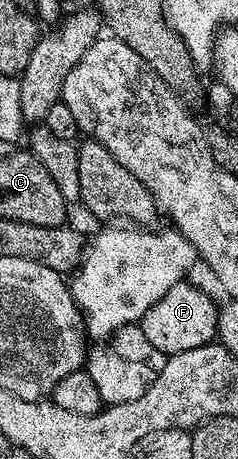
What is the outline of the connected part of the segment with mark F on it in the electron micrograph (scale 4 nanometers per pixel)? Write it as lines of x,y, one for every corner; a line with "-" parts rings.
182,281
171,285
151,309
141,318
140,329
143,337
155,345
166,357
178,355
187,349
199,349
203,345
214,342
217,339
217,313
218,304
213,304
213,299
205,291
200,291
190,281

